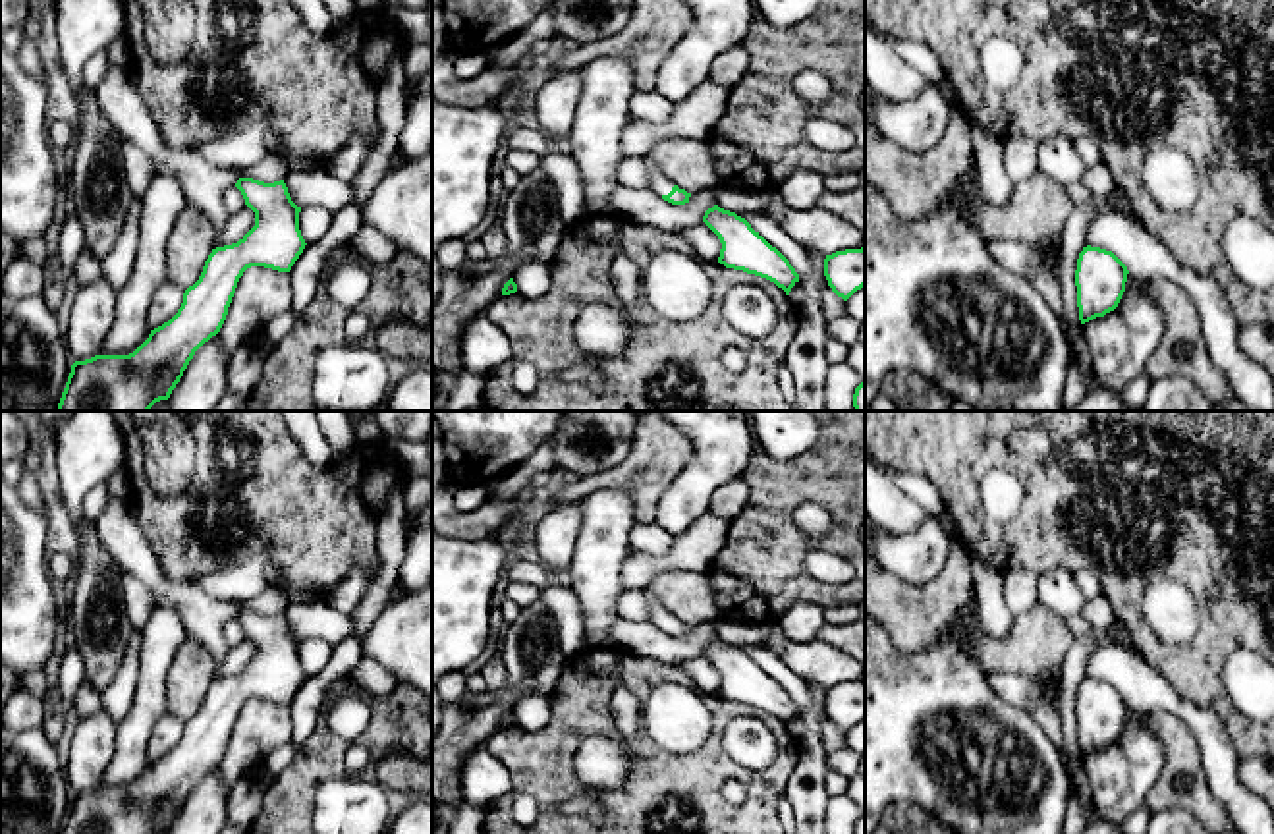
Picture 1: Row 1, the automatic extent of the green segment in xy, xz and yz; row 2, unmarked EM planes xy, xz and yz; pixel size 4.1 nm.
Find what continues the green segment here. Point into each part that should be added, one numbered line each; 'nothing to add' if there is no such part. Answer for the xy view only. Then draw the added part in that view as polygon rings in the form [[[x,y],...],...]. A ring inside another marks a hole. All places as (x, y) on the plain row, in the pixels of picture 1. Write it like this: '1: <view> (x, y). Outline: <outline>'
nothing to add

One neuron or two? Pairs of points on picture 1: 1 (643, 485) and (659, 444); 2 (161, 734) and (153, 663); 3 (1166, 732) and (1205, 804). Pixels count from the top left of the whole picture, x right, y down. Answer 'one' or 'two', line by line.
1: one
2: two
3: one

